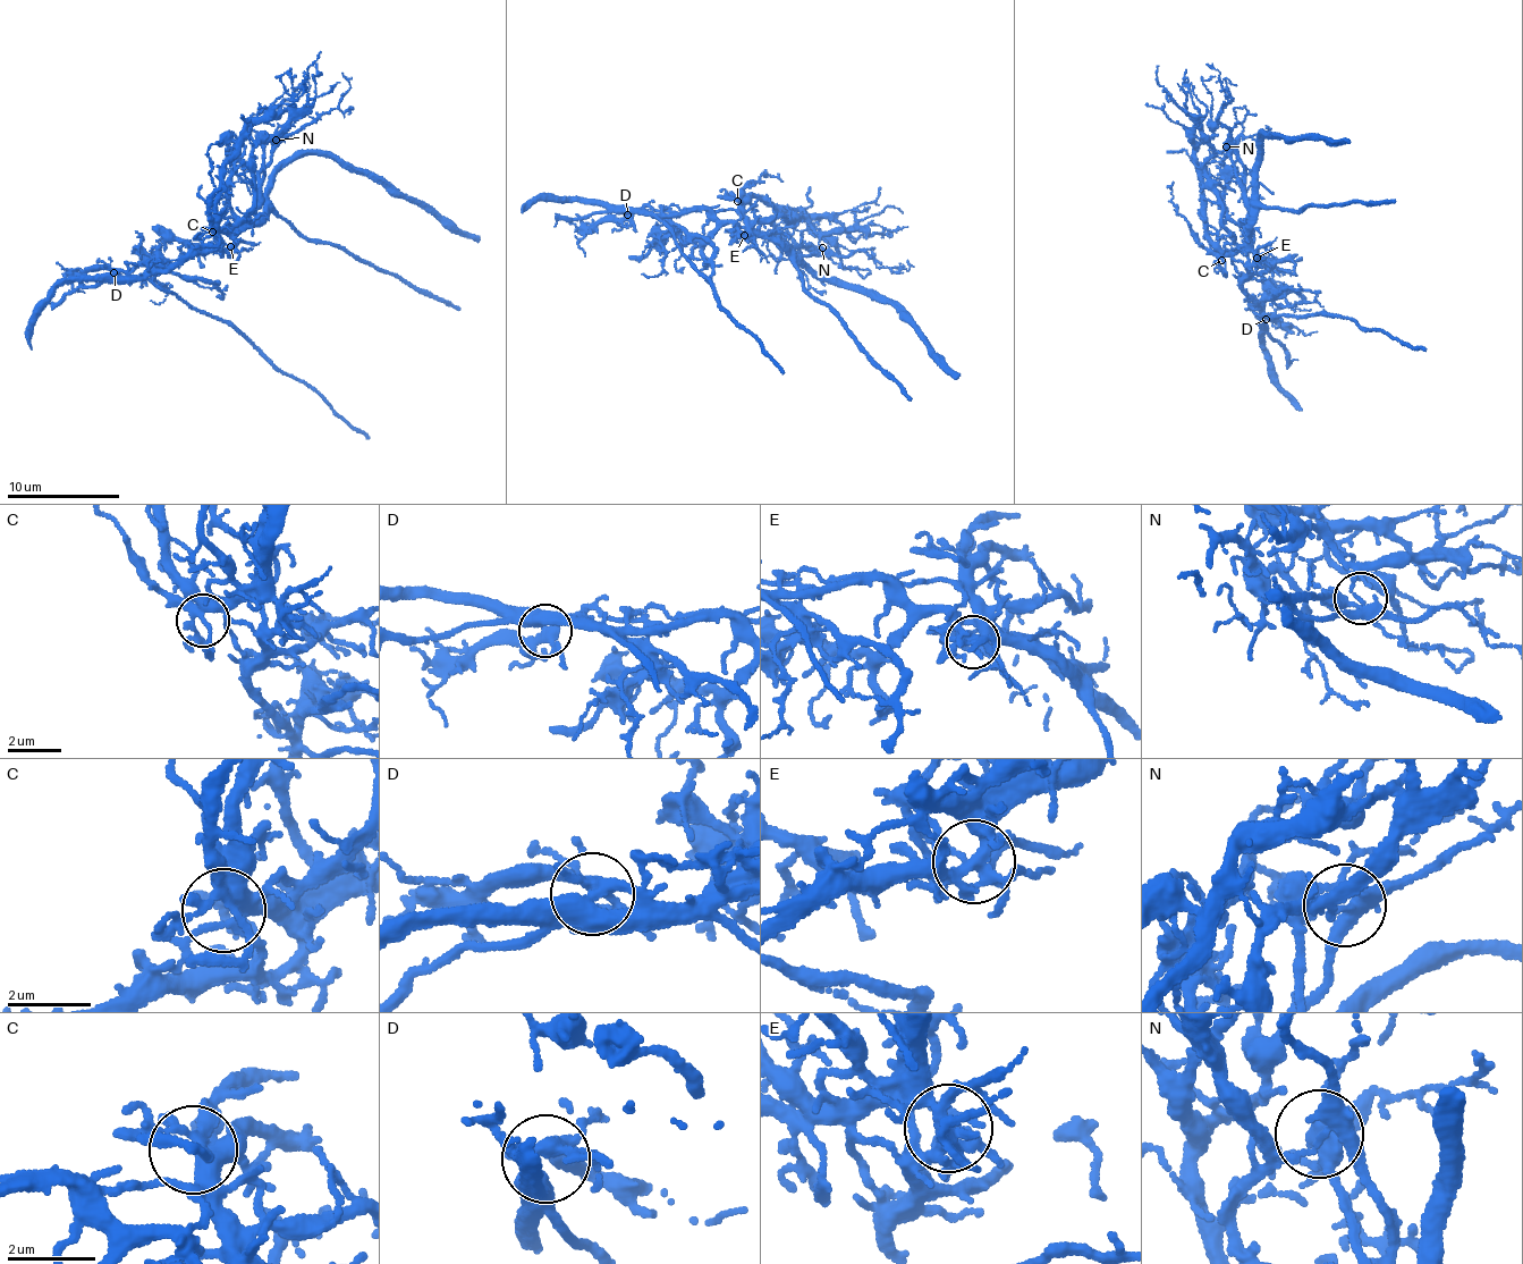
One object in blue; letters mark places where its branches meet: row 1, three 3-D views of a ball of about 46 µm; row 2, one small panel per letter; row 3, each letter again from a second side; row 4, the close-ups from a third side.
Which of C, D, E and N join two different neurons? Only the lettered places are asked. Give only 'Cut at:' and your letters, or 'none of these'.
Cut at: E

